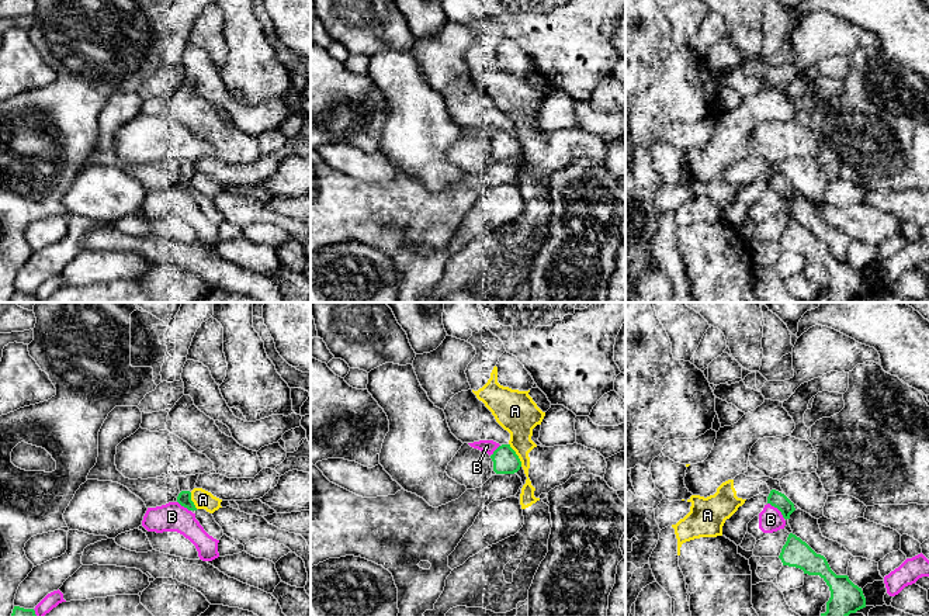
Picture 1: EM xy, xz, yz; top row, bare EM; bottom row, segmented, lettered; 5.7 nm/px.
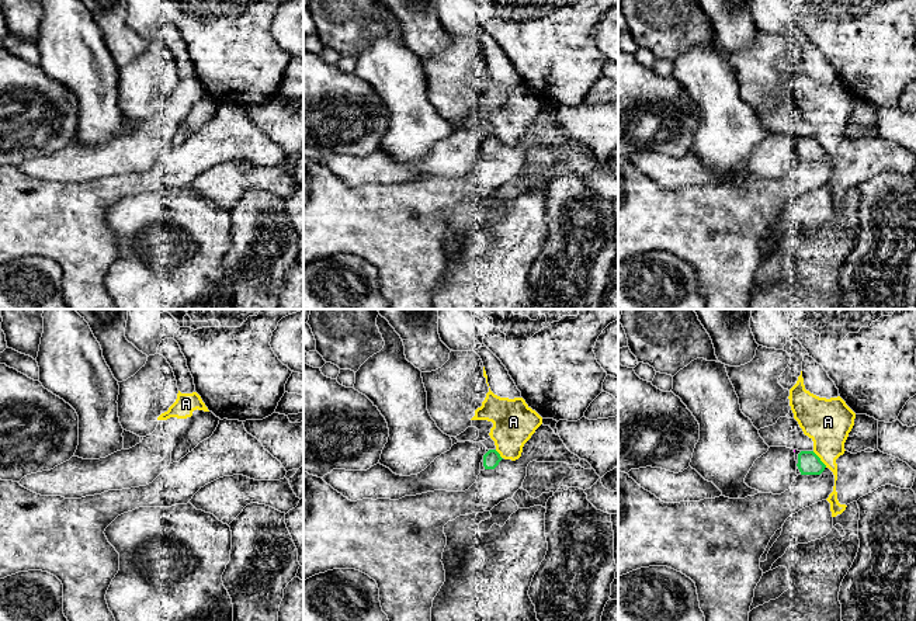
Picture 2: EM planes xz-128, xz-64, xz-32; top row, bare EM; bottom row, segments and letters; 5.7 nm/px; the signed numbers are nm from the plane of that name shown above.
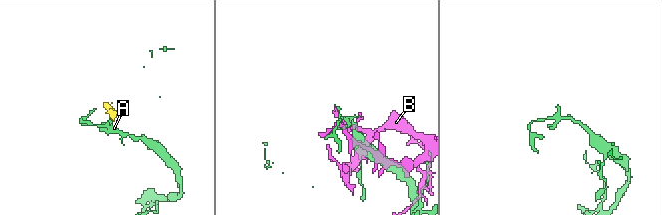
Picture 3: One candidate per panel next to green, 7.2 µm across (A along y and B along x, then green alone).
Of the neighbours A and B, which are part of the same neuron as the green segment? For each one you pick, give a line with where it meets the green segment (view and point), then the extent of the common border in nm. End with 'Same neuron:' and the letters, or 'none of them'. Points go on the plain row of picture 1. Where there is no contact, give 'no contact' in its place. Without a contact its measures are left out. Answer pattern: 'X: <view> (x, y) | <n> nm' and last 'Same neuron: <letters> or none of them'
Same neuron: none of them

